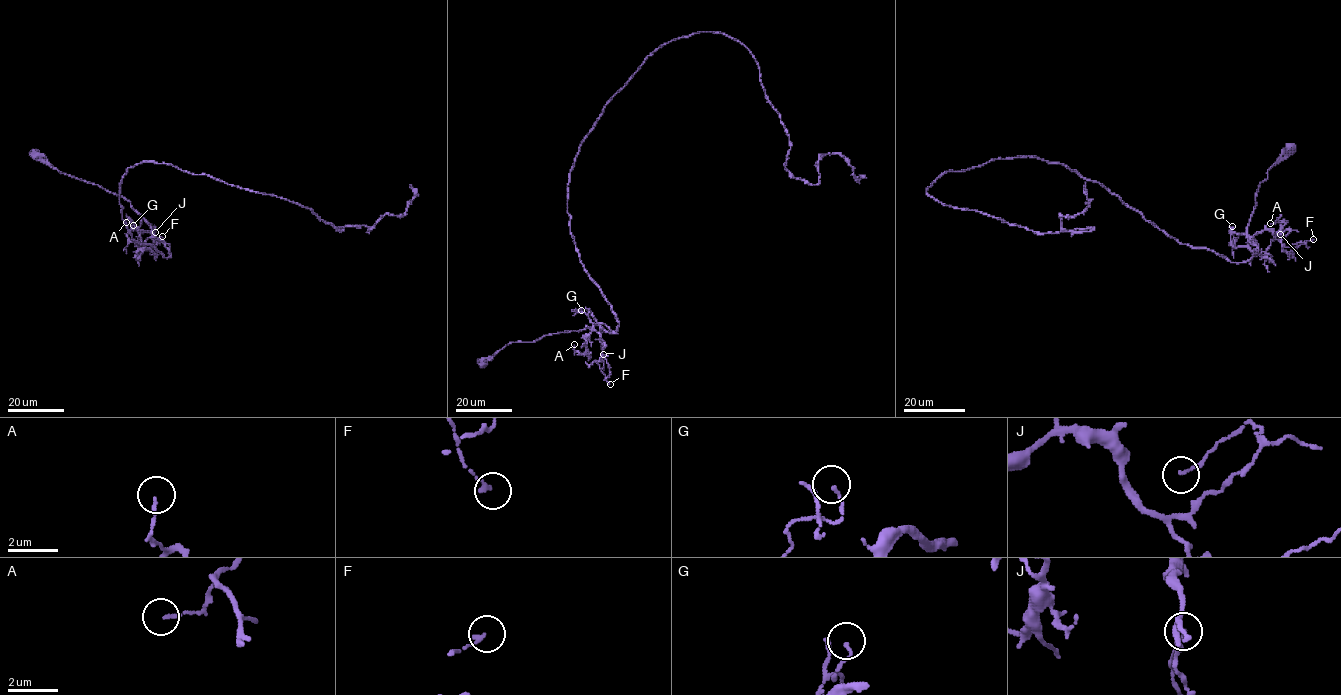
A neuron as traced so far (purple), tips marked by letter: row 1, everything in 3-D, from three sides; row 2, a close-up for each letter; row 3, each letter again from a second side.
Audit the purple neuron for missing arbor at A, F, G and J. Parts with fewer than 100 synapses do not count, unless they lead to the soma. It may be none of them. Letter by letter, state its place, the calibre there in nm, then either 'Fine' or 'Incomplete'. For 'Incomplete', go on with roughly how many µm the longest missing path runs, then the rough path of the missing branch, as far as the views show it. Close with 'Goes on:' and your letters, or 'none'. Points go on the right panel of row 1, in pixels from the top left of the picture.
A: Place: (1270, 223). Thickness 100 nm. Fine
F: Place: (1313, 239). Thickness 160 nm. Fine
G: Place: (1232, 226). Thickness 100 nm. Fine
J: Place: (1280, 234). Thickness 120 nm. Fine
Goes on: none

